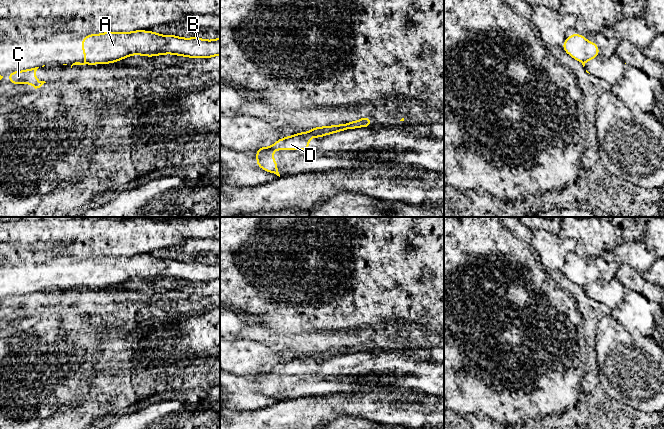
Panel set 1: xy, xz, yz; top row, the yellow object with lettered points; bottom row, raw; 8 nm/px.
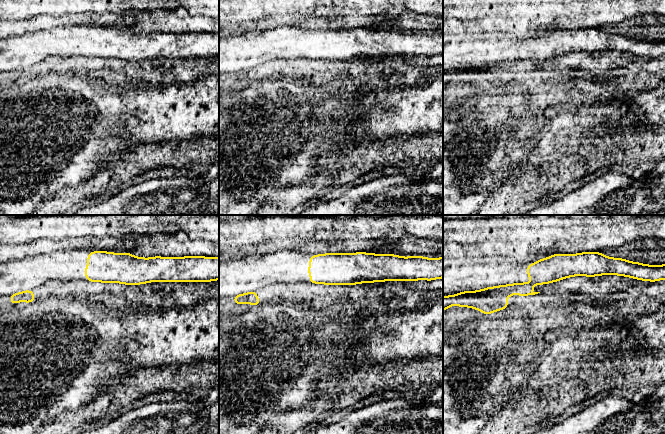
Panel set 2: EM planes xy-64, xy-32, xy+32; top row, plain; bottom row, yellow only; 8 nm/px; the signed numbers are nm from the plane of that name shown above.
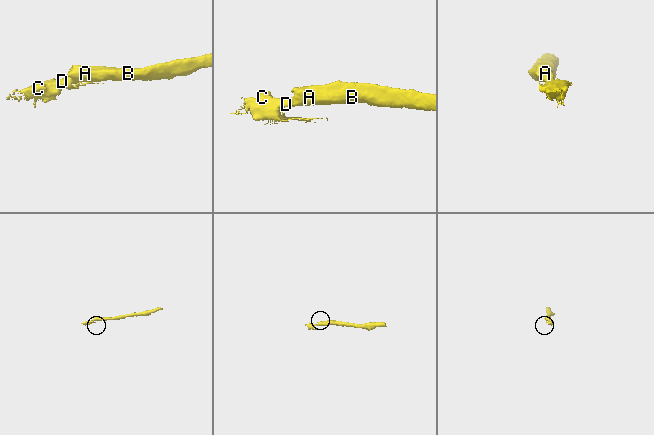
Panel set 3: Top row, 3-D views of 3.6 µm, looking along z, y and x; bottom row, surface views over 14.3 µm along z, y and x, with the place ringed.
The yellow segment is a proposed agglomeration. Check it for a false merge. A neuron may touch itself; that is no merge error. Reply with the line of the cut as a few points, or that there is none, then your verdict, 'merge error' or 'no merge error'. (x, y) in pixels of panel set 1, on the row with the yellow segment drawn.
cut xz (308, 131), (313, 136); merge error

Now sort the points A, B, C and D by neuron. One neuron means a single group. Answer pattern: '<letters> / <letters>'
A B / C D

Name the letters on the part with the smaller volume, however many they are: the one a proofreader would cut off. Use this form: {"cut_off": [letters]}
{"cut_off": ["C", "D"]}

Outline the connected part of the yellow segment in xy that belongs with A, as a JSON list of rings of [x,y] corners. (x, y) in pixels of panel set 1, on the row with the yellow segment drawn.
[[[136,30],[131,32],[104,32],[90,34],[83,38],[81,49],[85,57],[84,62],[90,64],[109,64],[125,59],[132,55],[159,56],[172,54],[189,58],[201,57],[208,59],[220,55],[220,37],[206,40],[198,37],[183,38],[176,35],[161,35],[151,31]]]

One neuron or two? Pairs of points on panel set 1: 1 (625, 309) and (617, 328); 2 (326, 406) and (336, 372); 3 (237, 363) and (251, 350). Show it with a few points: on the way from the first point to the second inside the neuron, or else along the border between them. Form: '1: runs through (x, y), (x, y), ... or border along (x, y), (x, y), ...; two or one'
1: border along (610, 316), (631, 336); two
2: border along (353, 392), (307, 397); two
3: runs through (240, 360), (248, 353); one

